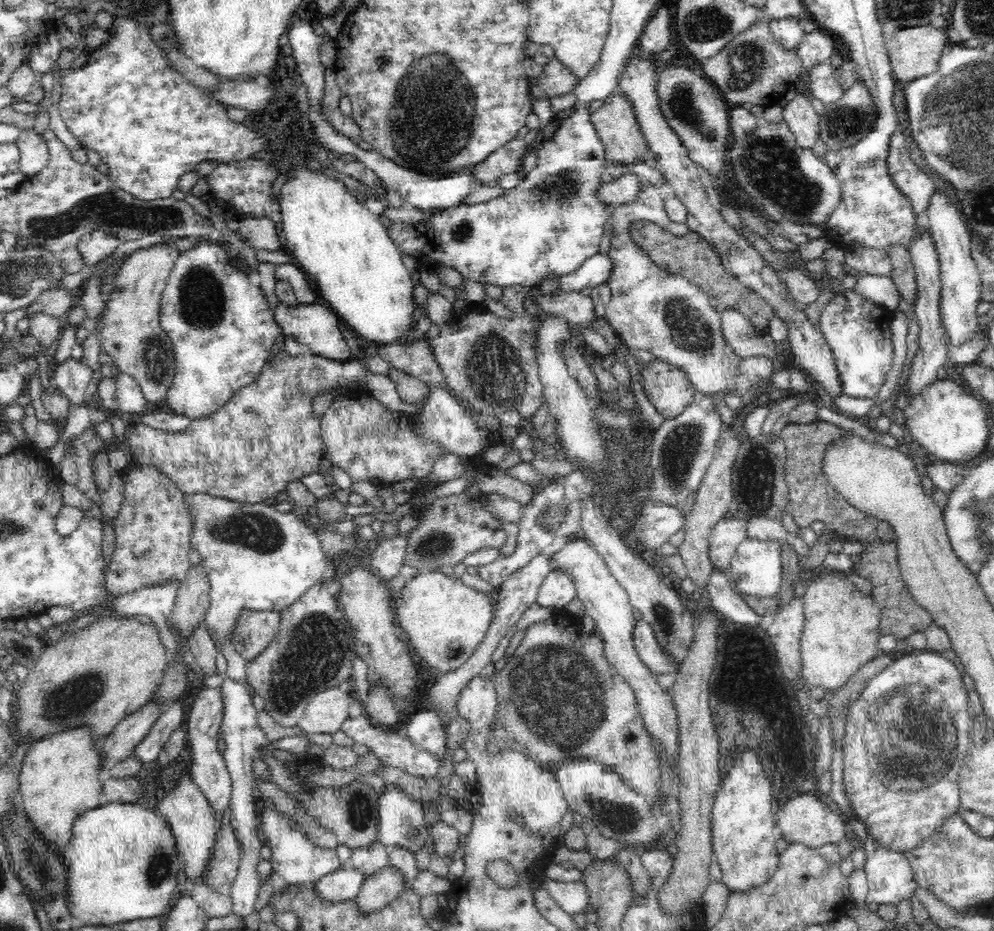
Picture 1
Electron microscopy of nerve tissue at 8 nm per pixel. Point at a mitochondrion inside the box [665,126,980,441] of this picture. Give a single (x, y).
(770, 165)

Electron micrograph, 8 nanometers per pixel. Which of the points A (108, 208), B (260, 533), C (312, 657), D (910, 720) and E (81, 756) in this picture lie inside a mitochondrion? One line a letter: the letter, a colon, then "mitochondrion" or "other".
A: mitochondrion
B: mitochondrion
C: mitochondrion
D: mitochondrion
E: other

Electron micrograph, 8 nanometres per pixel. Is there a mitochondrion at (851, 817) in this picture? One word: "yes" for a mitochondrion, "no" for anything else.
no

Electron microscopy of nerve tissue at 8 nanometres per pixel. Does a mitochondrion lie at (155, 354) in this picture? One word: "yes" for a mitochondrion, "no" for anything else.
yes

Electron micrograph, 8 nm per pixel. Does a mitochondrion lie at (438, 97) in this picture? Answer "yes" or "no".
yes

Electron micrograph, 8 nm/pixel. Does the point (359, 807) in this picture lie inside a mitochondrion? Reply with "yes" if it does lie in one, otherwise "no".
yes

